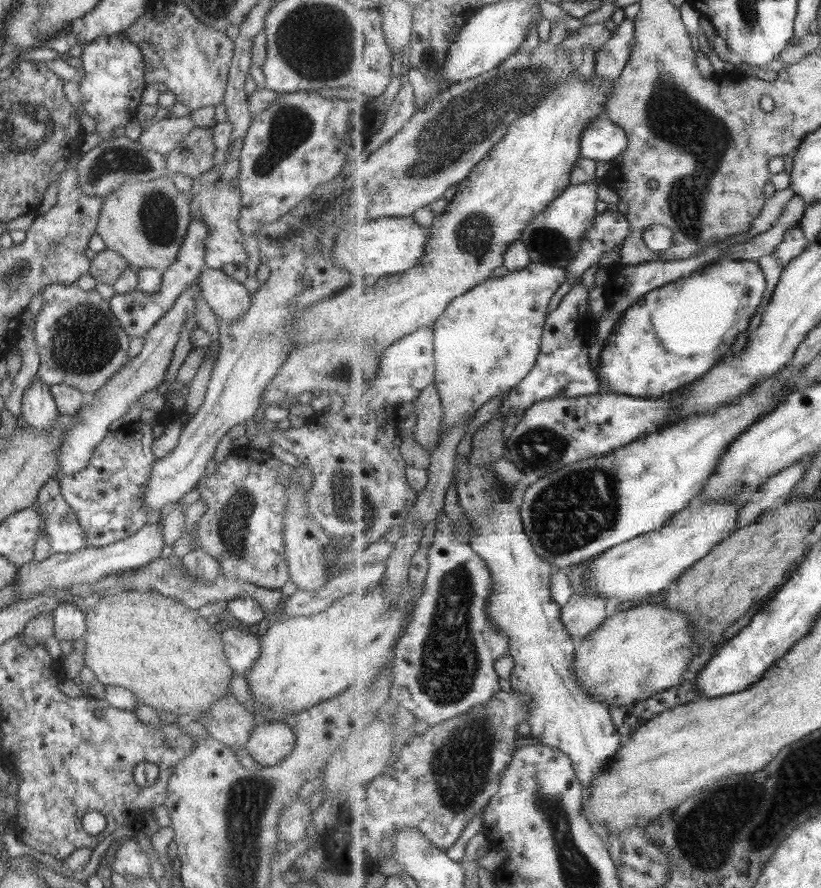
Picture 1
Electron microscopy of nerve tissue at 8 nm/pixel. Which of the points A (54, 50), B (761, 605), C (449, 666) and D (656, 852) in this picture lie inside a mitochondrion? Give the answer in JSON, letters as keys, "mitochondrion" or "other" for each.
{"A":"other","B":"other","C":"mitochondrion","D":"other"}

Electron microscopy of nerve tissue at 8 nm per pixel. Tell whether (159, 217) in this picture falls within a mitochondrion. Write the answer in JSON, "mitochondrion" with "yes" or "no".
{"mitochondrion":"yes"}

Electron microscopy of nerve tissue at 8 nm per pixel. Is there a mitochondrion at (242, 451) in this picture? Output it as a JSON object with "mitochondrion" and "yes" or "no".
{"mitochondrion":"no"}

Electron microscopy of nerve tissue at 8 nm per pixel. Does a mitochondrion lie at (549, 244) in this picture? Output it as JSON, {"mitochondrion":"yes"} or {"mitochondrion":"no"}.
{"mitochondrion":"yes"}

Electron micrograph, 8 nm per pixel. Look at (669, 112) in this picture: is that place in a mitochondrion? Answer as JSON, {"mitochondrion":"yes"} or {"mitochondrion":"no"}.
{"mitochondrion":"yes"}

